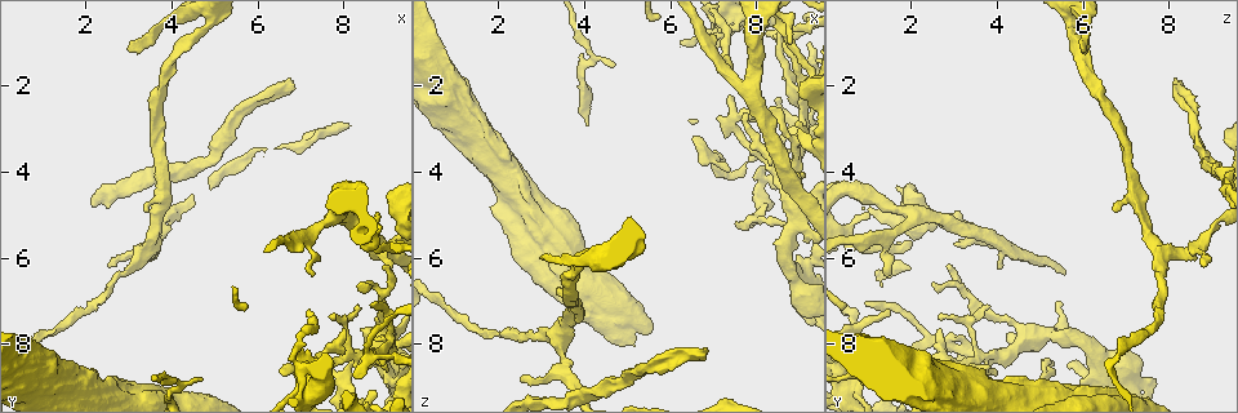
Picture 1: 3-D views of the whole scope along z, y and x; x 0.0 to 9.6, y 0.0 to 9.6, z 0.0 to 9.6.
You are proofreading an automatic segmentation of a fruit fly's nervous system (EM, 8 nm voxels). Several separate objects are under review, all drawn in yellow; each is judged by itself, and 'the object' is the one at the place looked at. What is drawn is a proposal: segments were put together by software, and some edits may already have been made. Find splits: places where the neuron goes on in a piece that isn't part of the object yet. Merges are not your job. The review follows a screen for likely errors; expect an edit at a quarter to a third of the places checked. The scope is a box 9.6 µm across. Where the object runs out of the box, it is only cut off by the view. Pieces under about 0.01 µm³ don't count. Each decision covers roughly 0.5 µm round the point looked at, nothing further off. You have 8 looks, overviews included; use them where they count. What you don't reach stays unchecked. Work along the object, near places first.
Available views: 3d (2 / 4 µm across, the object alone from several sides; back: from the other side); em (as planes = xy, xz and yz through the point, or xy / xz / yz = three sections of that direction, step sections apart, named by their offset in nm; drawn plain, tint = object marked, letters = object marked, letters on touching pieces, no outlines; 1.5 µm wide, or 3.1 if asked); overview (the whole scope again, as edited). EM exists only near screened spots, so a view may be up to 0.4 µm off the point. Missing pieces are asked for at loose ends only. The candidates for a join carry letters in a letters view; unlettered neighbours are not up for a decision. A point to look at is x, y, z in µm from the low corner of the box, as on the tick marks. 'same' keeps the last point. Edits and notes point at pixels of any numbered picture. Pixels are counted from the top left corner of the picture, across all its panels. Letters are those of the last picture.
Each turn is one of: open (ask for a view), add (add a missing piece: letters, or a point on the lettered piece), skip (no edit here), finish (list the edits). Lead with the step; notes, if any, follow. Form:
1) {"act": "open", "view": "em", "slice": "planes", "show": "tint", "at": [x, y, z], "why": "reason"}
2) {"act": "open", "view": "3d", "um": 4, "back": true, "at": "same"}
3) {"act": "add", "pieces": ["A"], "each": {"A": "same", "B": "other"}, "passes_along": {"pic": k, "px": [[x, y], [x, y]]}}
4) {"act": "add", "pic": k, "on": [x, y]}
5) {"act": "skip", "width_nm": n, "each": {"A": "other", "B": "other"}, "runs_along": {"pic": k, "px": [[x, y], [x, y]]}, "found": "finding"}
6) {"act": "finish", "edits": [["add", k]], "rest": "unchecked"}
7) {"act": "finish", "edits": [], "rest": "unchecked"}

{"act": "open", "view": "3d", "um": 4, "at": [8.30, 8.75, 0.75], "why": "free end"}

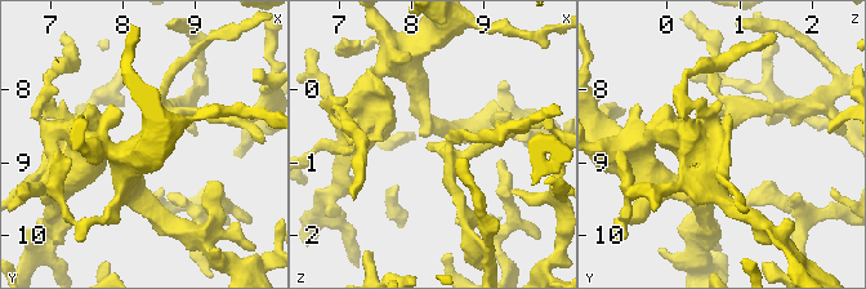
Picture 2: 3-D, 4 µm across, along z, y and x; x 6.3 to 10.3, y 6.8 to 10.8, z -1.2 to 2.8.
{"act": "open", "view": "em", "slice": "xz", "step": 4, "show": "tint", "at": "same", "why": "now the EM"}

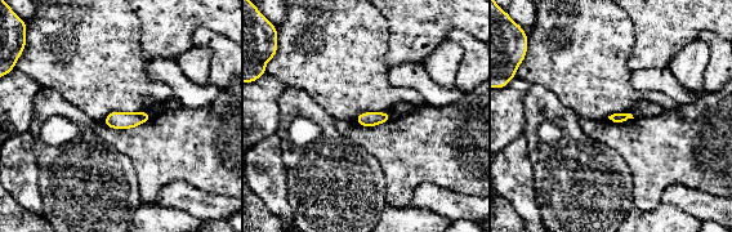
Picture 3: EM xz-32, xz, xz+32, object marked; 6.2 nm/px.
{"act": "open", "view": "em", "slice": "planes", "show": "letters", "at": "same", "why": "cut it another way"}

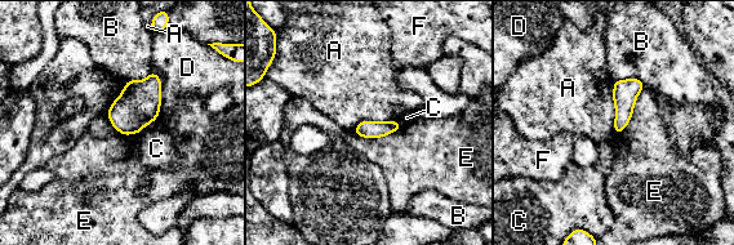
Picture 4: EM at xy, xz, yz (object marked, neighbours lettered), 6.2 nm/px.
{"act": "skip", "longest_contact_nm": ["A", 340], "each": {"A": "other", "B": "other", "C": "other", "D": "other", "E": "other", "F": "other"}, "border": {"pic": 4, "px": [[613, 80], [615, 133]]}, "found": "none of them fits"}

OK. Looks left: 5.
{"act": "open", "view": "3d", "um": 4, "at": [7.25, 7.25, 1.55], "why": "tapers out"}

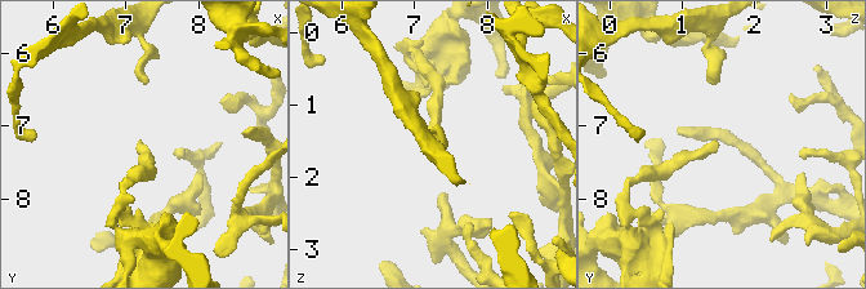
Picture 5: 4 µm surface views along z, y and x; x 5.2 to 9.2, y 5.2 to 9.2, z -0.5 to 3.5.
{"act": "open", "view": "em", "slice": "planes", "show": "letters", "at": [7.20, 7.20, 1.50]}

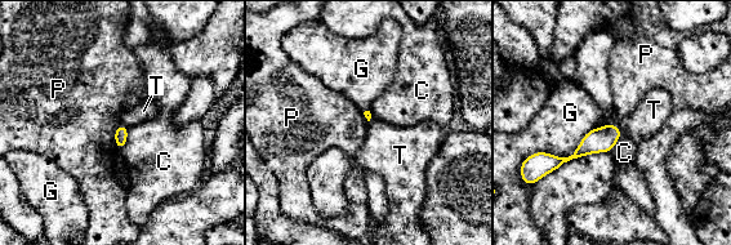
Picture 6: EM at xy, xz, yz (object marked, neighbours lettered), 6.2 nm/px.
{"act": "skip", "longest_contact_nm": ["G", 440], "each": {"C": "other", "G": "other", "P": "other", "T": "other"}, "found": "no lettered piece goes on from it"}

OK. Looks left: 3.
{"act": "open", "view": "3d", "um": 2, "at": [9.00, 8.60, 2.50], "why": "free end"}

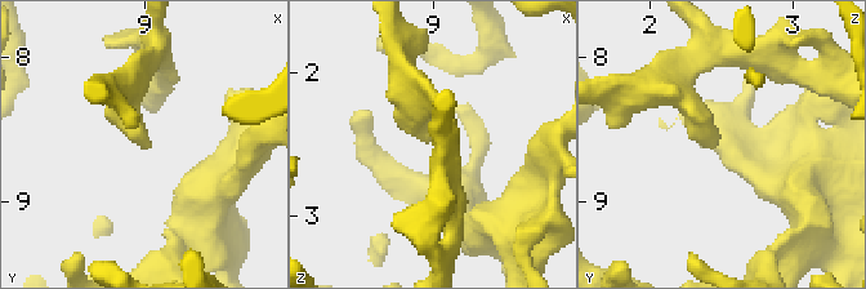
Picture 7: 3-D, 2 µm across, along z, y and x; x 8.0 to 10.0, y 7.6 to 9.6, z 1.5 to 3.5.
{"act": "open", "view": "em", "slice": "planes", "show": "letters", "at": [9.00, 8.62, 2.46]}

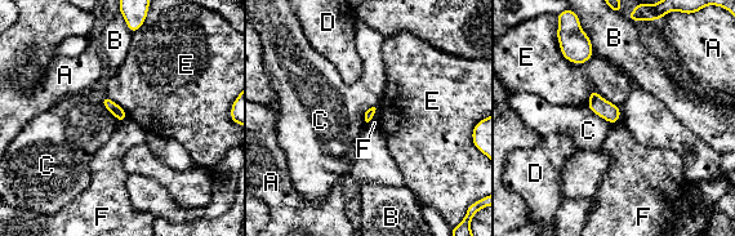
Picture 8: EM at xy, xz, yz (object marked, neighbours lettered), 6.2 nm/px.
{"act": "skip", "each": {"A": "other", "B": "other", "C": "other", "D": "other", "E": "other", "F": "other"}, "border": {"pic": 8, "px": [[377, 108], [368, 123]]}, "found": "no lettered piece goes on from it"}

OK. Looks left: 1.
{"act": "finish", "edits": [], "rest": "unchecked"}

